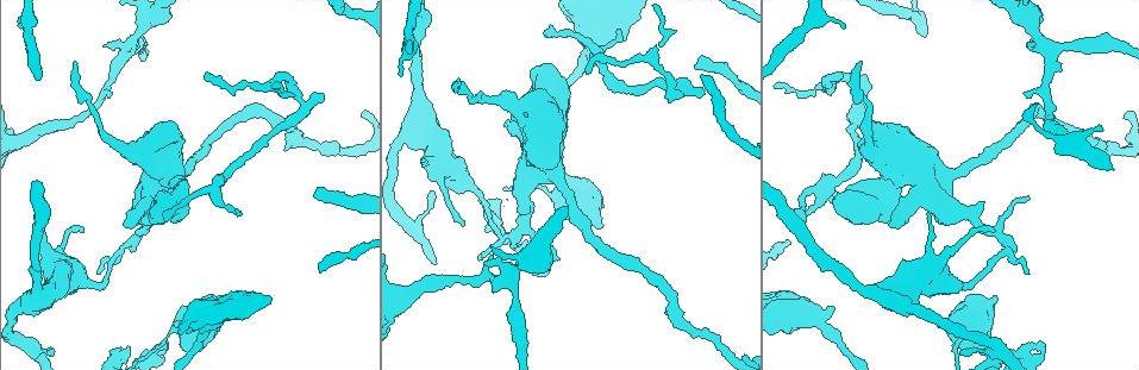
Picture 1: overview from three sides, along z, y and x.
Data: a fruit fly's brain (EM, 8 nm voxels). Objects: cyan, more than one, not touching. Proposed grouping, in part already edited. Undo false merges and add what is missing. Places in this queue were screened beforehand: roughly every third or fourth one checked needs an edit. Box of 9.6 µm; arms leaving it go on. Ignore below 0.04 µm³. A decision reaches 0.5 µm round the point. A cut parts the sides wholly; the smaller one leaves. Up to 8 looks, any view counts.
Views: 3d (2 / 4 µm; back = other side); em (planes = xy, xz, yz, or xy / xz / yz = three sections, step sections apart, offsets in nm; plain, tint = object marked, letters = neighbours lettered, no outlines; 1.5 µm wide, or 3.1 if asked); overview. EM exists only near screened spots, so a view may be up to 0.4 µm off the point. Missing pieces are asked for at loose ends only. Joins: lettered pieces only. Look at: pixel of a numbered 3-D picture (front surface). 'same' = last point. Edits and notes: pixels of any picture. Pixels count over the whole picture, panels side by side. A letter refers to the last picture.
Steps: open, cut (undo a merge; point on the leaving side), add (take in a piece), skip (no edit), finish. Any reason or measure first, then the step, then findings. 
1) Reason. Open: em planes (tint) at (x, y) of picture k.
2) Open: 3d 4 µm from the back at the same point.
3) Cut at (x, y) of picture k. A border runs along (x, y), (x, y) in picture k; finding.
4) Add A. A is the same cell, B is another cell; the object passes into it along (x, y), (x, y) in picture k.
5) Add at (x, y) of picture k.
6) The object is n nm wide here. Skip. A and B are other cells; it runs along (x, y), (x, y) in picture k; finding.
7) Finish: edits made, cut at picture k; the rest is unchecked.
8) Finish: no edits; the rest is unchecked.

Abrupt turn. Open: em planes (plain) at (505, 240) of picture 1.

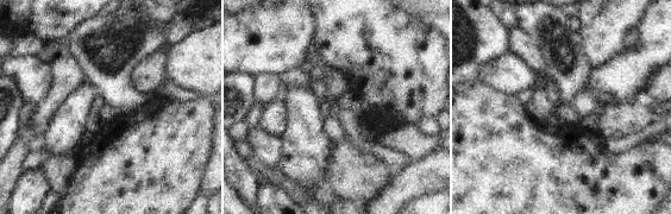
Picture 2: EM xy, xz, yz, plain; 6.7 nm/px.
With the object marked. Open: em planes (tint) at the same point.

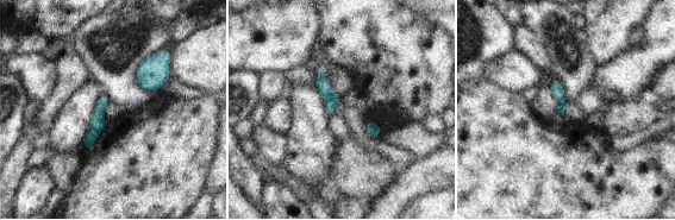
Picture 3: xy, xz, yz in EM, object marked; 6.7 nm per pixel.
What lies round it. Open: em planes (letters) at the same point.

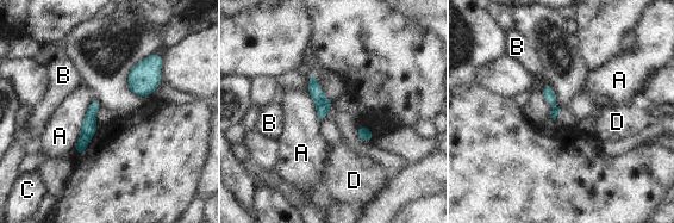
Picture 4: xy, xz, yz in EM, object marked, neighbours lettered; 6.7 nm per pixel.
The object is 80 nm wide here. Cut at (314, 90) of picture 4. A, B, C and D are other cells; a border runs along (317, 104), (323, 104), (328, 109) in picture 4; two cells meet here.

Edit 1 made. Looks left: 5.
Open: em xz step 8 (letters) at (1032, 45) of picture 1.

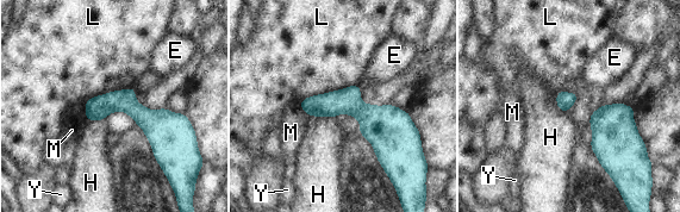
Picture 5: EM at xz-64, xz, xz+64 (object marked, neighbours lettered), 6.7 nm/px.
Cut it another way. Open: em planes (letters) at the same point.

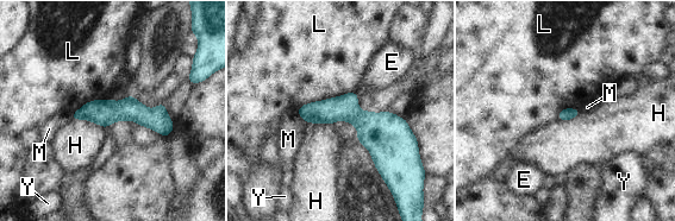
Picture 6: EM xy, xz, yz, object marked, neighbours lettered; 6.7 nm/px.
The longest contact is with L, 420 nm. Skip. E, H, L, M and Y are other cells; no lettered piece goes on from it.

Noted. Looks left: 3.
An open end. Open: 3d 2 µm at (218, 297) of picture 1.

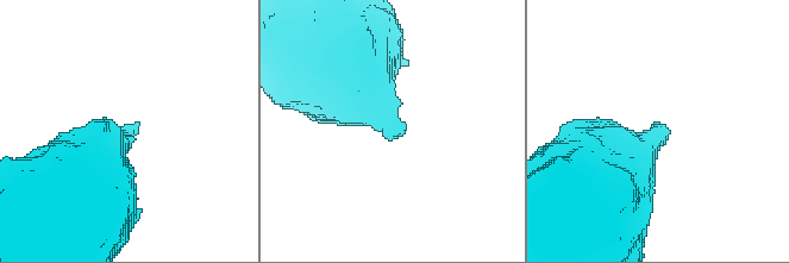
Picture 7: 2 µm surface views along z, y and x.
Open: em xz step 4 (letters) at (652, 125) of picture 7.

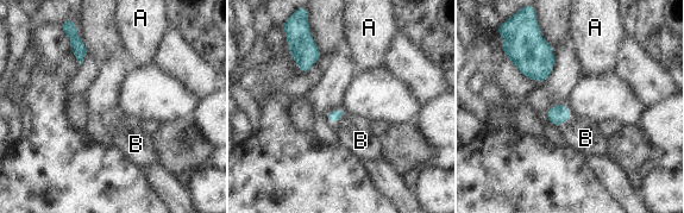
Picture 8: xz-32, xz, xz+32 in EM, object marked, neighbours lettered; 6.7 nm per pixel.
Open: em planes (letters) at the same point.

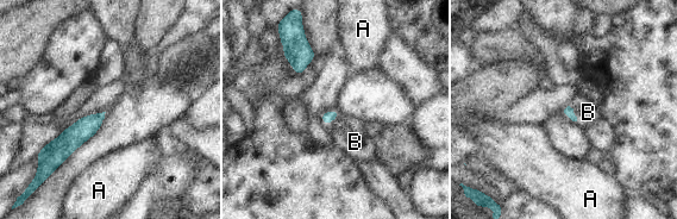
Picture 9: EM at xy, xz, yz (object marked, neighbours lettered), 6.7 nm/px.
Add B. B is the same cell, A is another cell; the object passes into it along (568, 111), (574, 114), (588, 112) in picture 9; the cell continues.

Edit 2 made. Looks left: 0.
Finish: edits made, cut at picture 4, add at picture 9; the rest is unchecked.

